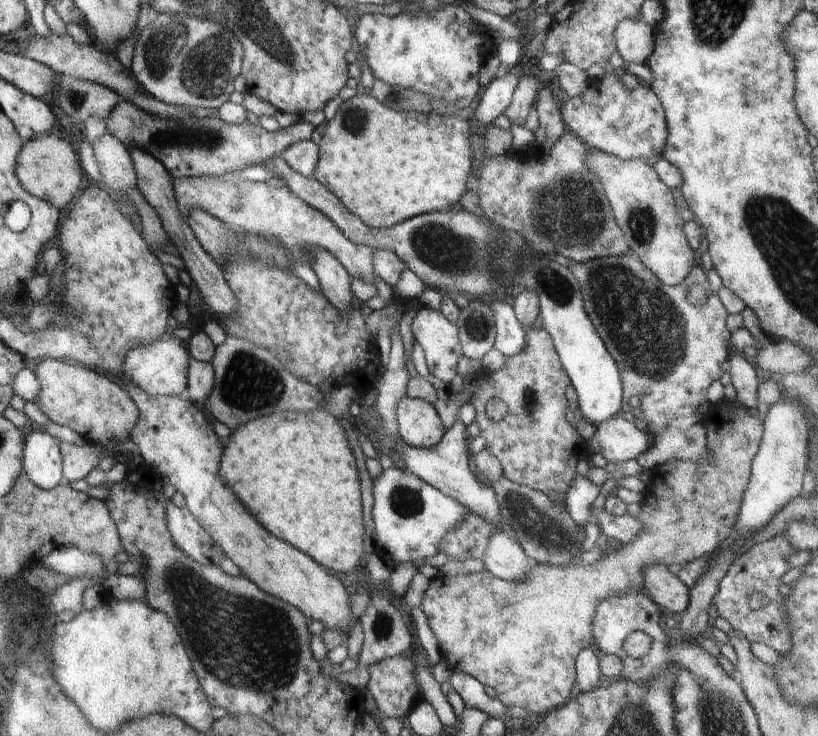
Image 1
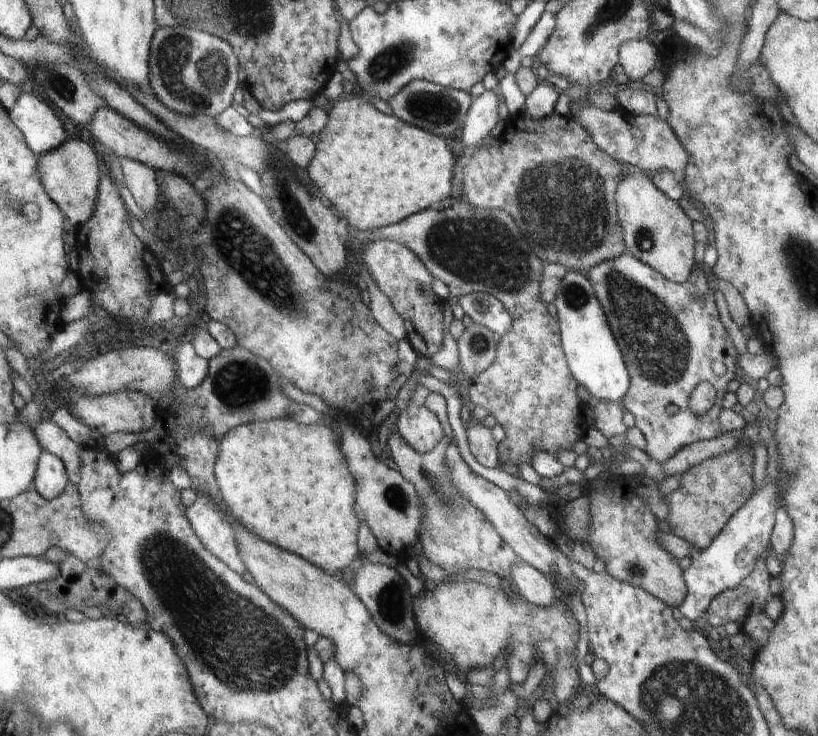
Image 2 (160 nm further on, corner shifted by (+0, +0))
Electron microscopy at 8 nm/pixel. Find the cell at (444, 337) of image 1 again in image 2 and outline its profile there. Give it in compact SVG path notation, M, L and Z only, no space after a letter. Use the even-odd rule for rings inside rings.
M376 239L364 246L363 264L371 274L377 287L390 299L400 316L412 326L406 338L416 352L431 357L440 352L444 336L444 314L447 300L441 299L432 289L435 278L424 266L423 260L407 244L392 239Z

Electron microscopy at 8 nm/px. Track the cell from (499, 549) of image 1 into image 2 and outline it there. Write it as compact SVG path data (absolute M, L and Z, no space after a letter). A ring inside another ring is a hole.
M519 560L513 567L511 577L514 579L518 595L535 607L554 607L557 602L554 585L539 570L527 562Z

